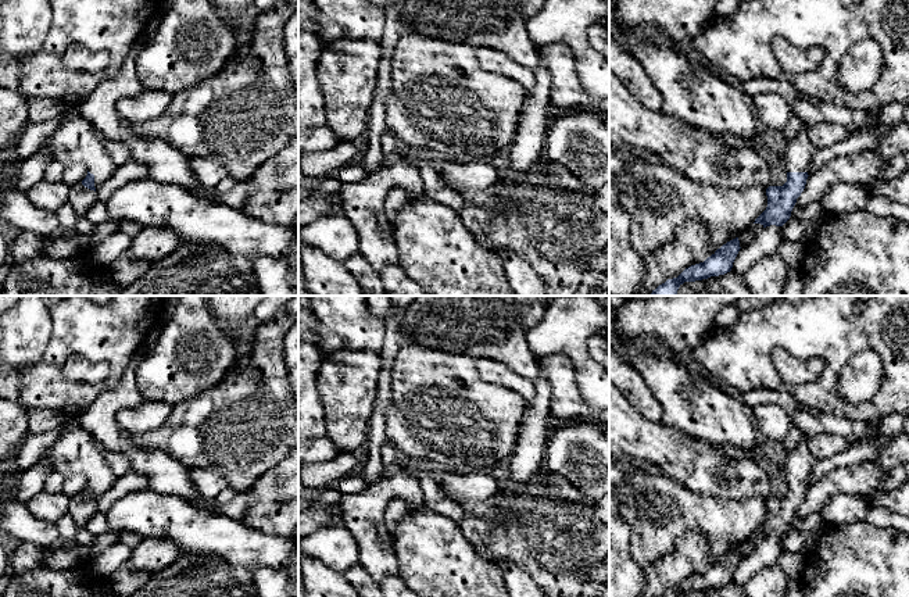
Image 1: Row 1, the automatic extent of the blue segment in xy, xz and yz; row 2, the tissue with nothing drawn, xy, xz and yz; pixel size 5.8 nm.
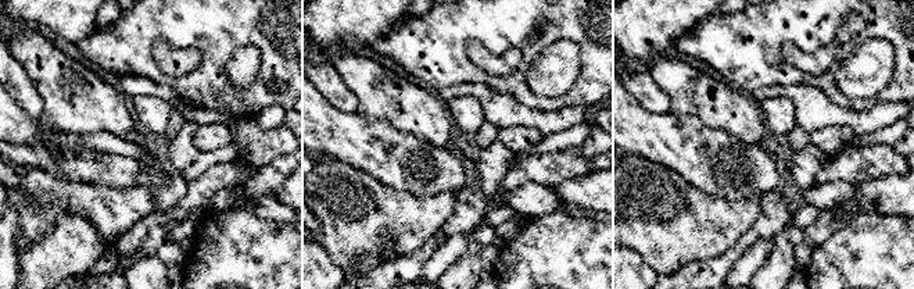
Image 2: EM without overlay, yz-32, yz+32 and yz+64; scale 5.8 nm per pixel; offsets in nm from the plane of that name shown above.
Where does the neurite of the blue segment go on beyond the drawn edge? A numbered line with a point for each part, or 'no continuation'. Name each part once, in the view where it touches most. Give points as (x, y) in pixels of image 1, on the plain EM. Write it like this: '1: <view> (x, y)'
1: xy (74, 453)

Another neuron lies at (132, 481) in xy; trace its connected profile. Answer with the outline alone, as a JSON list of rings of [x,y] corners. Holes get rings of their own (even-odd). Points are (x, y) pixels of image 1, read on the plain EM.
[[[130,471],[118,478],[114,486],[96,500],[97,510],[105,514],[118,498],[146,489],[148,489],[146,476]]]

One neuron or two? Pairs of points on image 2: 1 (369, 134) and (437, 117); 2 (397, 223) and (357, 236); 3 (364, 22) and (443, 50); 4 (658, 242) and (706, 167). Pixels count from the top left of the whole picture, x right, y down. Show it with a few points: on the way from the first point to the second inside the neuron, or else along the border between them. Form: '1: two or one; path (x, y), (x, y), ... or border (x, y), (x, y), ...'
1: two; border (364, 116), (384, 118), (395, 128), (425, 141)
2: one; path (387, 223), (371, 223), (366, 227)
3: two; border (407, 14), (386, 35), (368, 45)
4: two; border (666, 167), (677, 171), (703, 192), (724, 197)

